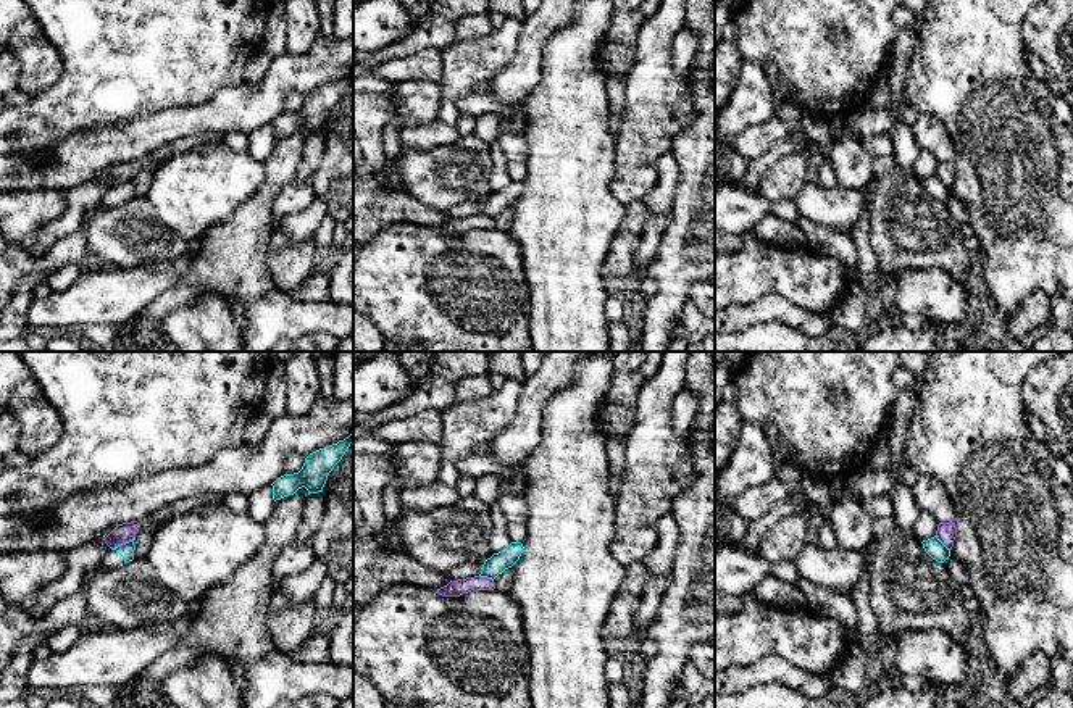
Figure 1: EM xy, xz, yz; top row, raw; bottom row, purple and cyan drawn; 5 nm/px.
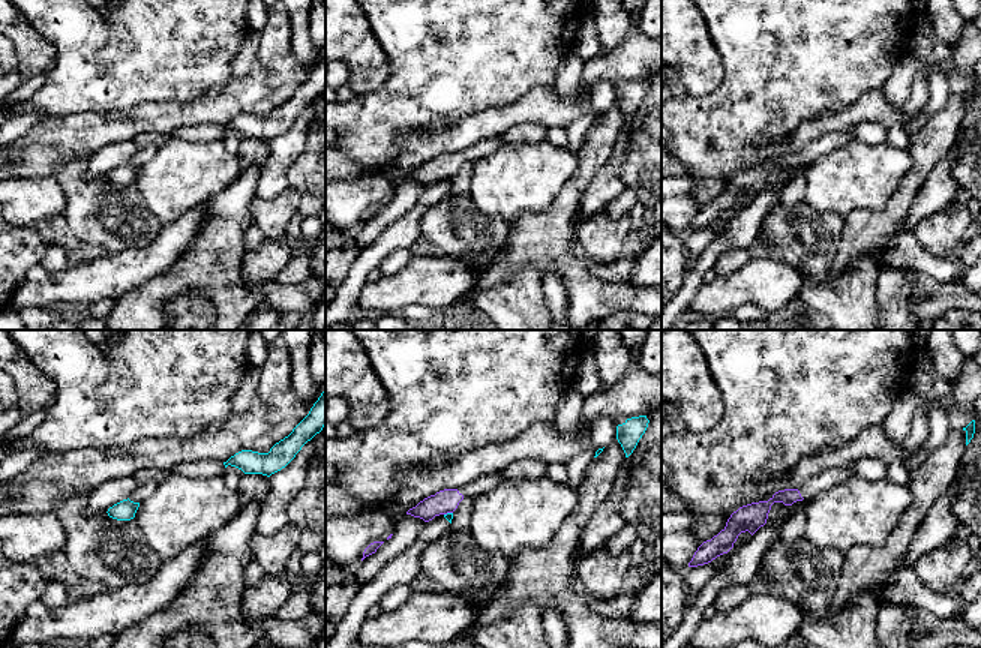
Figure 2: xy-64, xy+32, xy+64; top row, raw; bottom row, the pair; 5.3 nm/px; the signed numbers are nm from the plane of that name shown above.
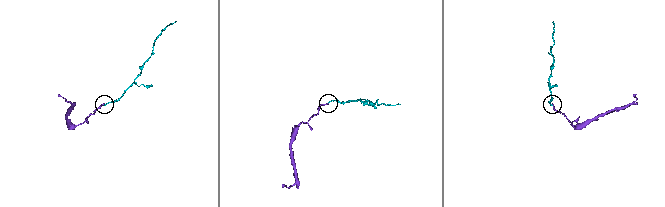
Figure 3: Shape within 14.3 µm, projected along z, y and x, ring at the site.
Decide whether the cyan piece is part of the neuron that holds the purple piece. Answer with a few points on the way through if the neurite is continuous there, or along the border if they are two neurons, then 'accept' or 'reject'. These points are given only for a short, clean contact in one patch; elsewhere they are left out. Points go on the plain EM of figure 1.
along xy (134, 174), (112, 187) | reject

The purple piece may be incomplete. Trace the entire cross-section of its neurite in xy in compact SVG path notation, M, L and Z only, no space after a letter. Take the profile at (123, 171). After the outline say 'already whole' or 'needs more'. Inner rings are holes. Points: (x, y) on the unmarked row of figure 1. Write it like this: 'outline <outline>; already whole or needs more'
outline M123 161L116 163L116 166L106 176L103 176L103 179L110 187L115 187L132 179L137 171L139 166L134 161Z; already whole

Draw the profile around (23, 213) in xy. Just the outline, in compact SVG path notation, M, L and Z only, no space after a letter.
M58 189L0 192L0 232L16 245L29 245L35 234L61 218L66 195Z

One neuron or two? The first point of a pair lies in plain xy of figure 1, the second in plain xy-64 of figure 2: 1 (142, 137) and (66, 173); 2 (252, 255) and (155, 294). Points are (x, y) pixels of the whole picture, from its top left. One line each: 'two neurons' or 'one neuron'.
1: two neurons
2: one neuron

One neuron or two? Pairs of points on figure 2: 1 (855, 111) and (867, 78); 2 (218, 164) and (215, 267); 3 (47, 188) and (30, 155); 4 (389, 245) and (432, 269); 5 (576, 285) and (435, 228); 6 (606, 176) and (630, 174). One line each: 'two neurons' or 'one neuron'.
1: two neurons
2: two neurons
3: two neurons
4: two neurons
5: two neurons
6: two neurons

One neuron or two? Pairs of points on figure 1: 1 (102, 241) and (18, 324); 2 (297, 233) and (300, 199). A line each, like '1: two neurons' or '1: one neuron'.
1: two neurons
2: two neurons

